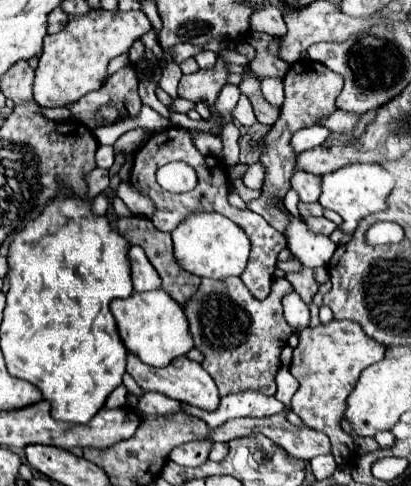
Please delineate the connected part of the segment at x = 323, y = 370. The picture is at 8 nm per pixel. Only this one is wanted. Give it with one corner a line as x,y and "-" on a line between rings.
333,320
329,324
319,324
317,328
305,328
299,332
299,346
293,350
291,360
291,374
299,382
299,390
291,400
291,410
301,416
301,420
315,430
325,432
333,444
333,456
337,464
345,464
355,446
353,438
345,434
339,426
343,420
343,408
347,408
347,396
353,392
361,372
383,360
387,348
377,340
365,336
365,332
355,322
347,320

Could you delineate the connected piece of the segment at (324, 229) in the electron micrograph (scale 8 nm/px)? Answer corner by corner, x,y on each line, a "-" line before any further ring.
319,216
319,218
307,218
305,222
307,222
307,226
309,226
311,232
315,232
315,234
325,234
325,236
329,236
329,234
337,228
333,222
329,222
329,220
323,218
323,216

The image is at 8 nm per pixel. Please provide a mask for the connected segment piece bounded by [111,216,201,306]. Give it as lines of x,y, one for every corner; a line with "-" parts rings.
145,216
117,218
117,220
113,220
111,224
117,228
117,232
119,232
125,240
129,240
129,244
137,244
137,246
141,246
141,248
145,246
145,254
147,254
149,262
153,264
153,268
155,268
157,274
161,276
163,290
165,290
179,306
187,306
187,302
195,296
201,278
195,276
195,274
191,274
191,272
187,272
187,270
183,270
181,264
175,260
175,256
173,256
173,240
171,240
171,234
159,232
159,230
153,226
153,222
151,222
149,218
145,218

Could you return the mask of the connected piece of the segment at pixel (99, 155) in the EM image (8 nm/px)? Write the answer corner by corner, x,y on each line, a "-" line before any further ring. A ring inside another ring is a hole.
99,144
95,155
95,160
98,167
110,169
115,161
113,147
109,145

